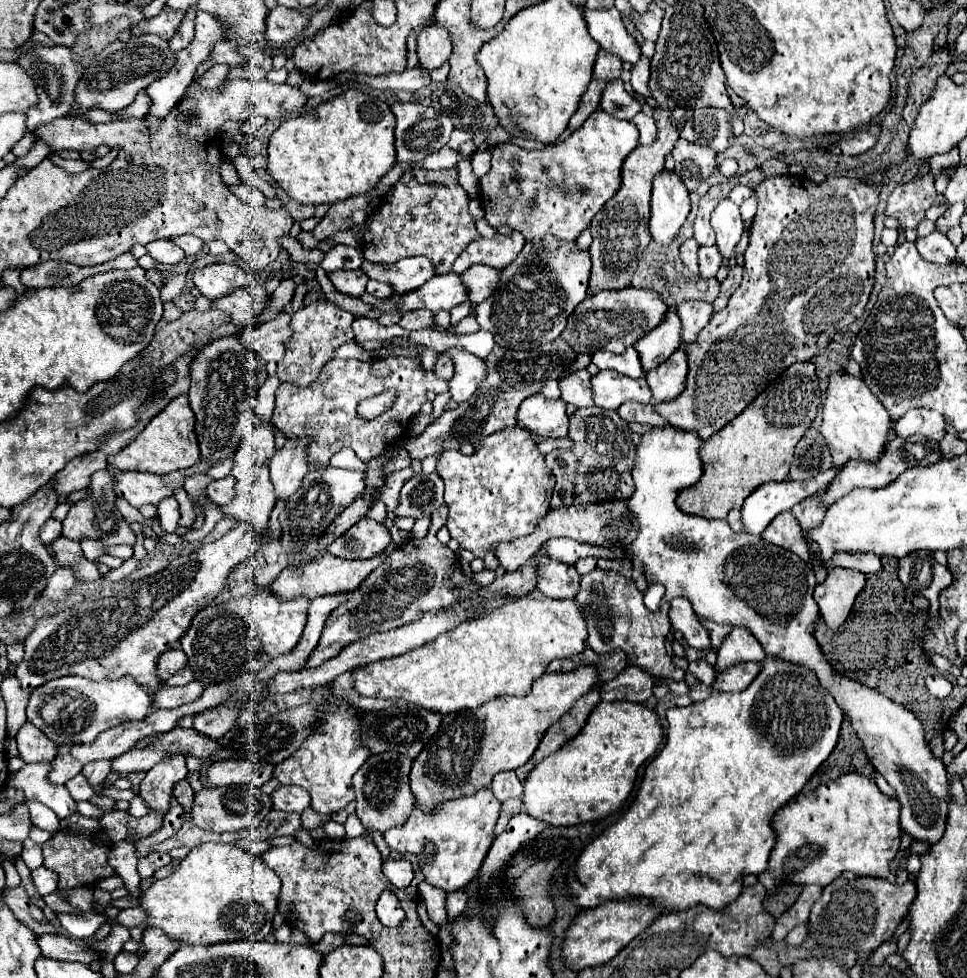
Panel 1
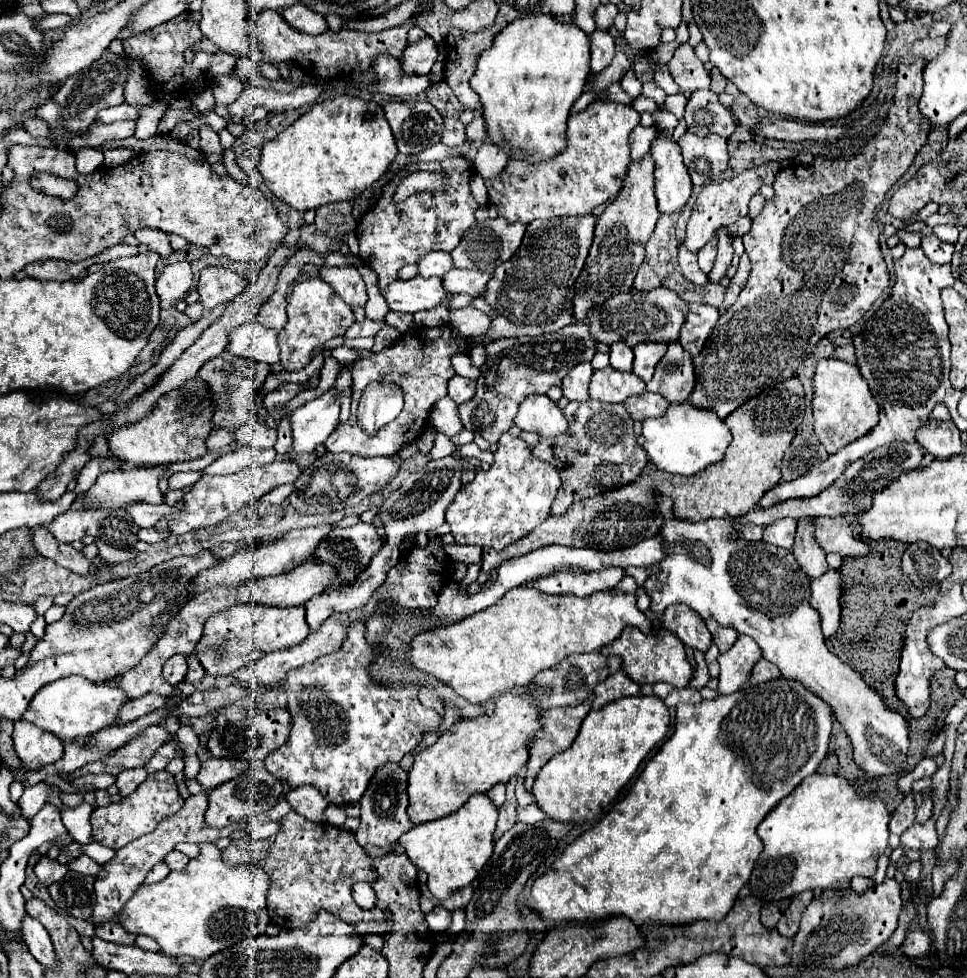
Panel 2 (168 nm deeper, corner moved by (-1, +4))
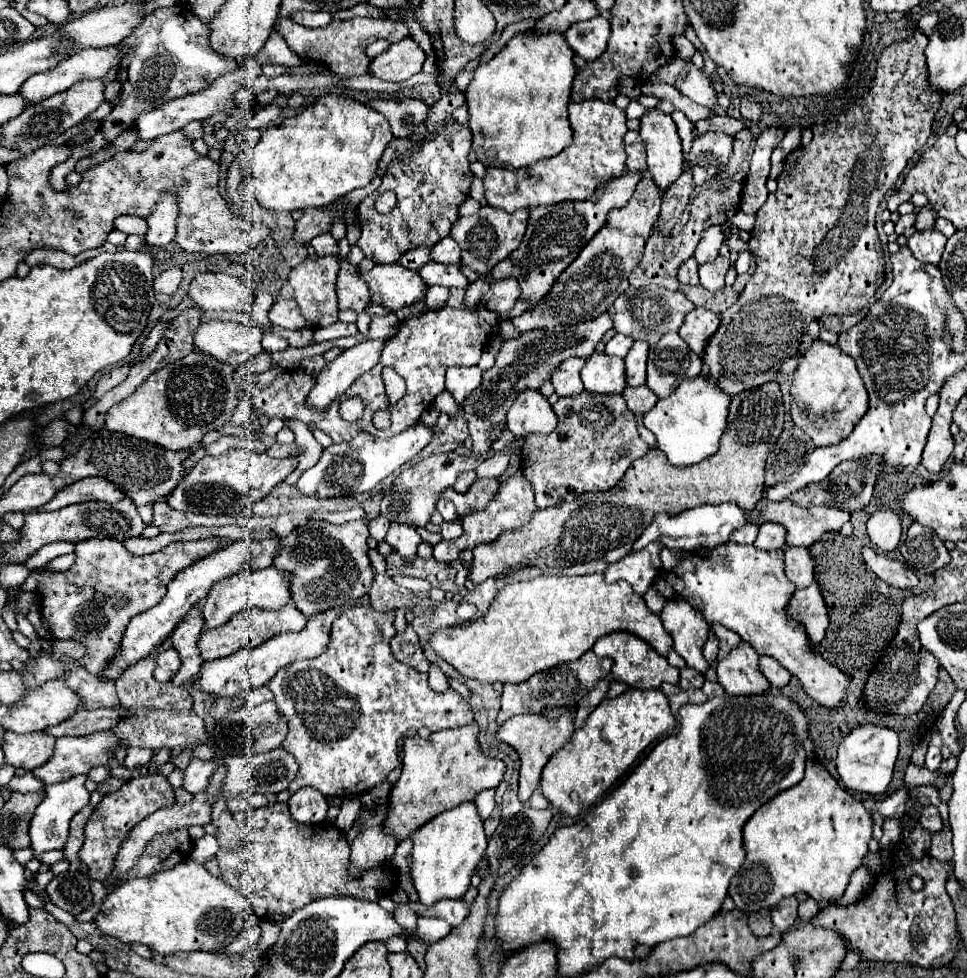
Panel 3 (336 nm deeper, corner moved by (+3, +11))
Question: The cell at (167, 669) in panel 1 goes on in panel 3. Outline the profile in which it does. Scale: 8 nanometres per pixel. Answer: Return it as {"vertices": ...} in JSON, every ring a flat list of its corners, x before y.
{"vertices":[[168,648,168,650,164,650,164,652,158,654,154,678,160,680,160,682,168,682,168,680,172,680,172,676,176,674,178,668,180,668,178,652,174,652,174,648]]}

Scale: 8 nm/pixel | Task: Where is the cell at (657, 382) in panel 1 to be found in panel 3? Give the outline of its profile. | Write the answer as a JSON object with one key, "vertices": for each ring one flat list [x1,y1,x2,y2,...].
{"vertices":[[668,332,658,344,650,346,646,386,658,398,670,396,680,382,696,378,700,372,700,356,690,352,688,344,678,336,678,332]]}

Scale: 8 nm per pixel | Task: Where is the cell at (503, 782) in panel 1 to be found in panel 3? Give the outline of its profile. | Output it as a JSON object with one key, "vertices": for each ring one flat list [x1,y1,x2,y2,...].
{"vertices":[[494,788,484,790,484,792,480,792,480,794,476,796,476,800,474,800,474,804,478,806,478,812,480,812,482,820,486,820,486,818,492,814,494,806,496,806,496,802,494,802,494,792,496,792]]}

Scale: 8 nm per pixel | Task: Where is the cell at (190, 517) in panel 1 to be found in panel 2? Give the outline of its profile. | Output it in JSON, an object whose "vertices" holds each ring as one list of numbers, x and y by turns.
{"vertices":[[188,471,188,473,176,473,170,477,170,489,184,489,194,485,202,477,202,471]]}

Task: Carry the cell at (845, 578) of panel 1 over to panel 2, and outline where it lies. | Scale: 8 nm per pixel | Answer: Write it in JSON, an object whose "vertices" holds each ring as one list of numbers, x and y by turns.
{"vertices":[[830,569,810,583,810,605,820,613,824,639,832,637,840,625,840,573]]}

